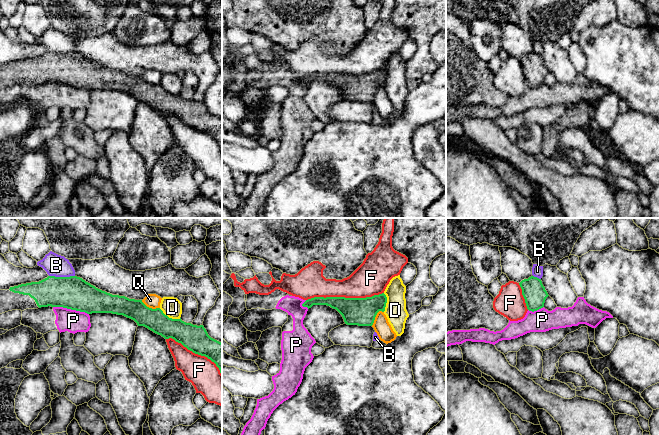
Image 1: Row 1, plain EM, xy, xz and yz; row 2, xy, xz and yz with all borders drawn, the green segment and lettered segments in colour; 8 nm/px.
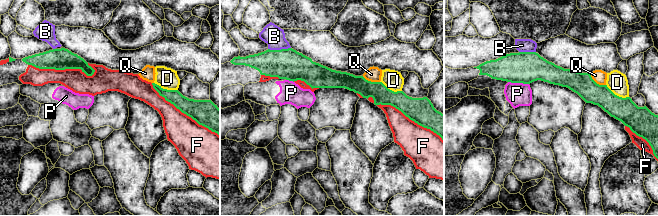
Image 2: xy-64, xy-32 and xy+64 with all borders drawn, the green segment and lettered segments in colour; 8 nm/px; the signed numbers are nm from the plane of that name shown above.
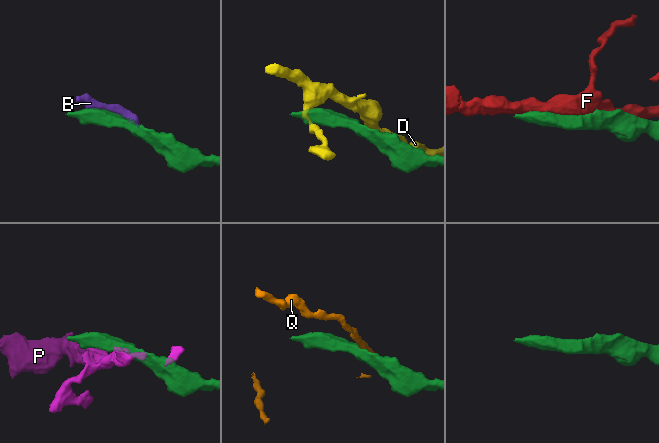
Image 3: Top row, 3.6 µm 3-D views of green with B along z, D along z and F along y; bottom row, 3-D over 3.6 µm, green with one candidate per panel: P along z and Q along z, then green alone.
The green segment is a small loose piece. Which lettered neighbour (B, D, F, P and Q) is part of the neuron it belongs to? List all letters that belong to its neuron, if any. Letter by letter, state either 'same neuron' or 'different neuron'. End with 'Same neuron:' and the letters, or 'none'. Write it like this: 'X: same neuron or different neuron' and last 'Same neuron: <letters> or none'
B: different neuron
D: different neuron
F: different neuron
P: different neuron
Q: different neuron
Same neuron: none

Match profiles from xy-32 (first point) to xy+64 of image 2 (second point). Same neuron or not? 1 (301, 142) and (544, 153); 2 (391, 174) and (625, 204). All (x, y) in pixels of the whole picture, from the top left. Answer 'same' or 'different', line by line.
1: same
2: same

